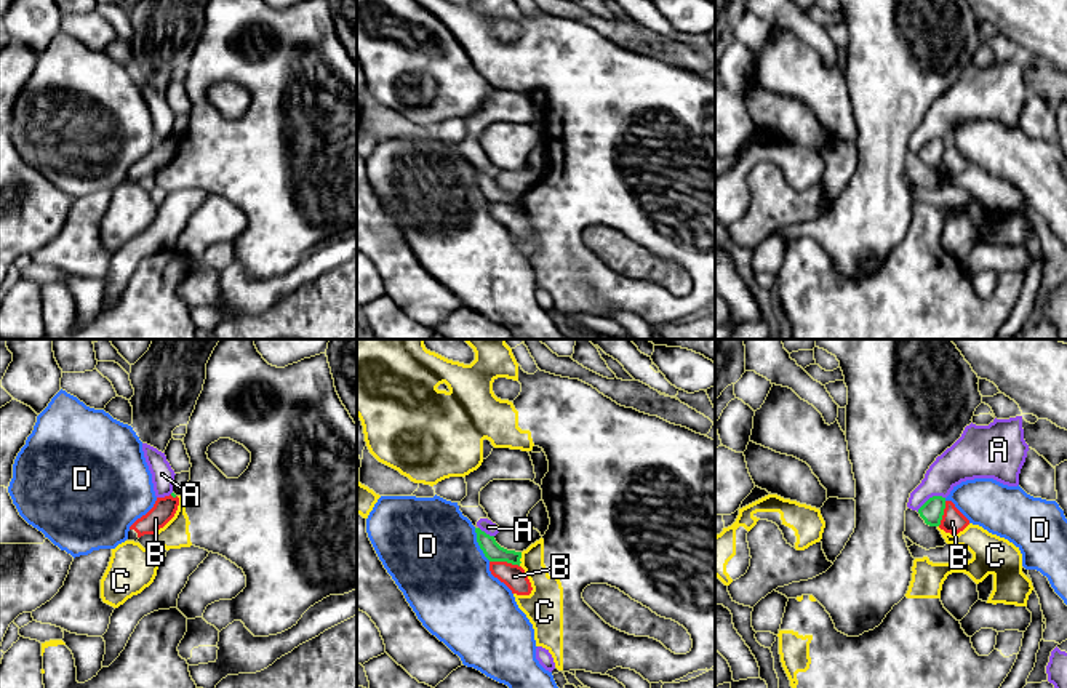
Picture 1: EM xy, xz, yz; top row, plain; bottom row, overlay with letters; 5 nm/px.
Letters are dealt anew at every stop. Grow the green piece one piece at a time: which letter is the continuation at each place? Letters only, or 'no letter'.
no letter

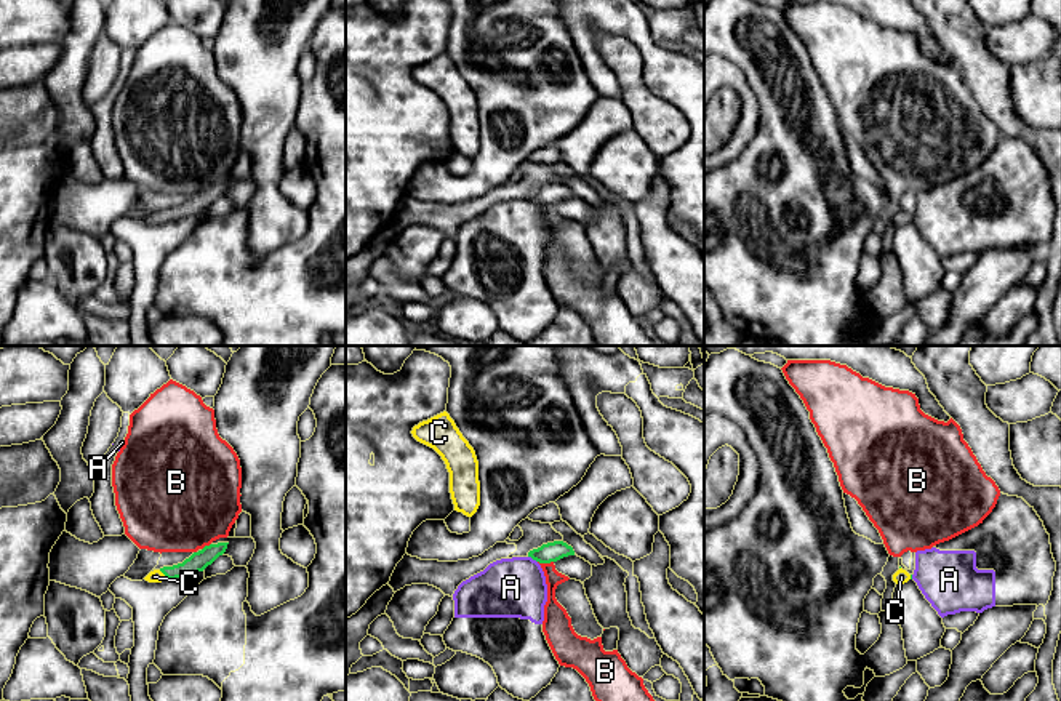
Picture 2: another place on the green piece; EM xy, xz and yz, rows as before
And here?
C

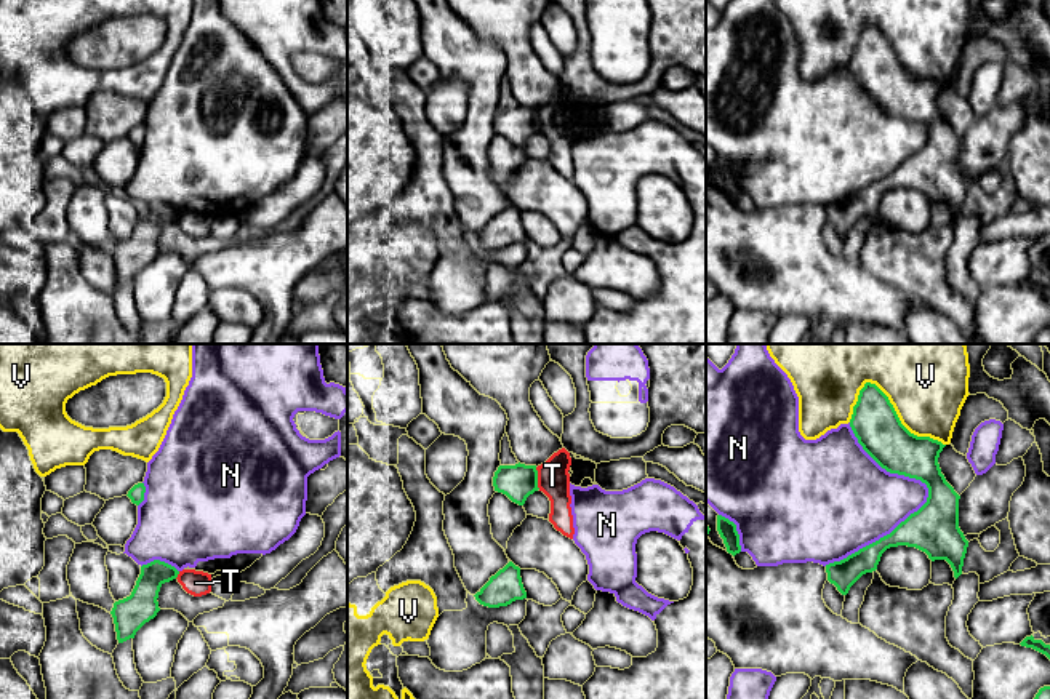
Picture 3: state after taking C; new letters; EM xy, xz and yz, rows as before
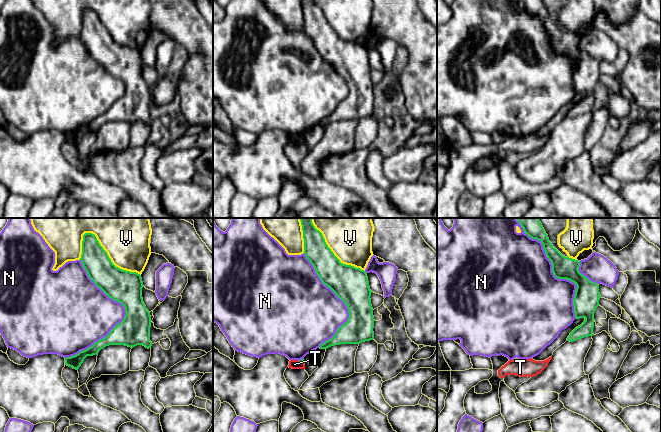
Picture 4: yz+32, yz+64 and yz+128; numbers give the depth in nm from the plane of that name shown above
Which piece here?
no letter

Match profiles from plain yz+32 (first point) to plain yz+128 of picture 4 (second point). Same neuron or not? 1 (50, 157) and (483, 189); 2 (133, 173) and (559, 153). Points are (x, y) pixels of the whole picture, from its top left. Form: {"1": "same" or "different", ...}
{"1": "same", "2": "different"}

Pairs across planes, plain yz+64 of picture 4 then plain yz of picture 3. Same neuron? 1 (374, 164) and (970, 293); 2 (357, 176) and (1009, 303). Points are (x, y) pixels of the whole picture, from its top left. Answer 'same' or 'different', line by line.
1: same
2: different

